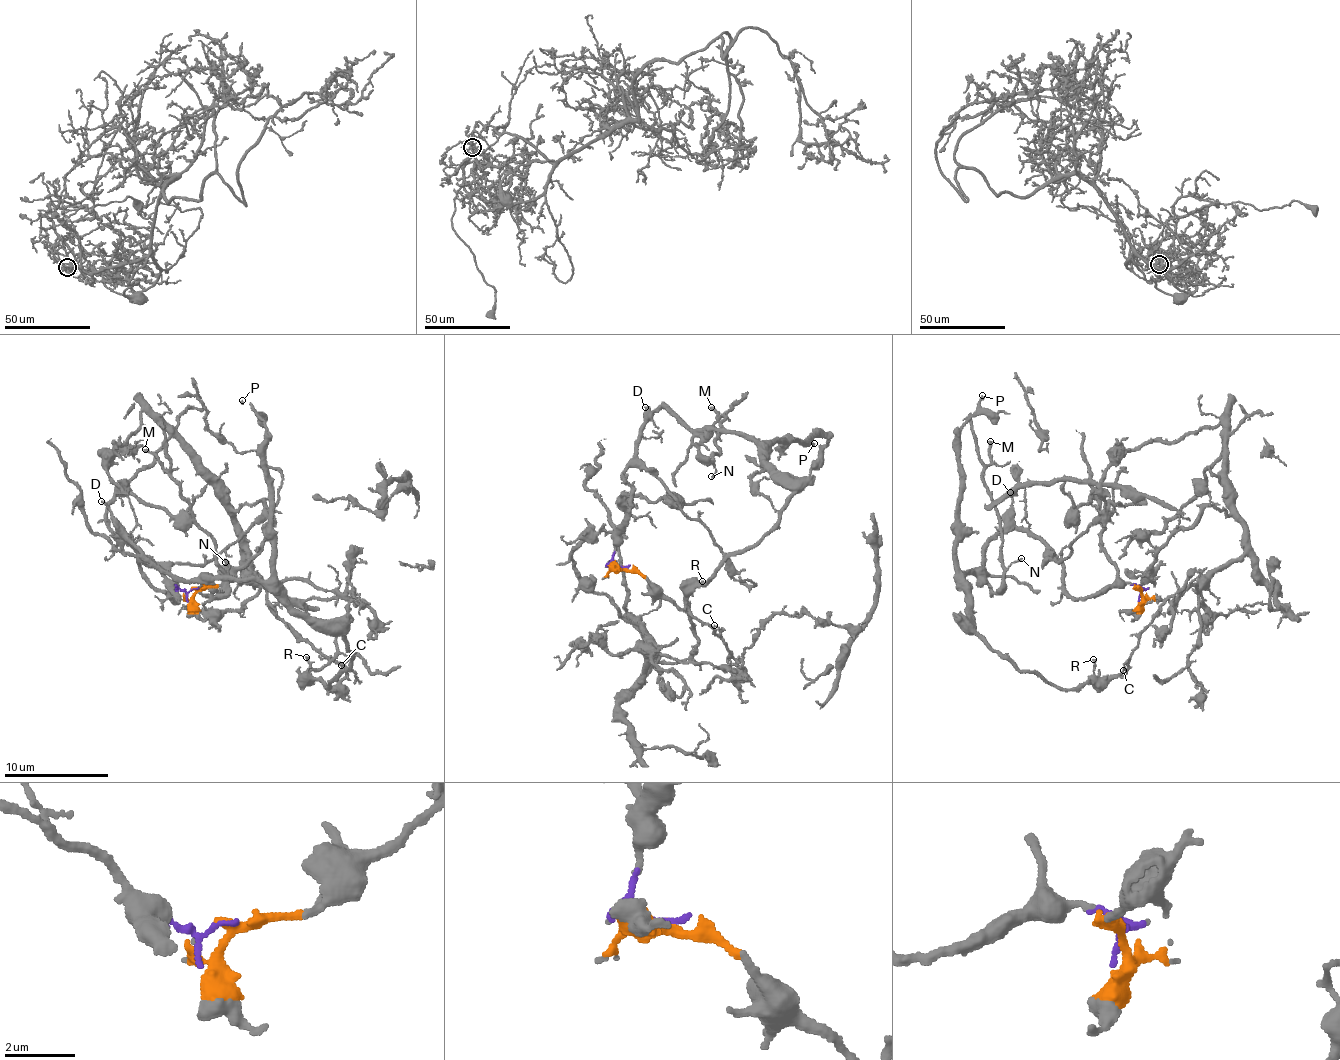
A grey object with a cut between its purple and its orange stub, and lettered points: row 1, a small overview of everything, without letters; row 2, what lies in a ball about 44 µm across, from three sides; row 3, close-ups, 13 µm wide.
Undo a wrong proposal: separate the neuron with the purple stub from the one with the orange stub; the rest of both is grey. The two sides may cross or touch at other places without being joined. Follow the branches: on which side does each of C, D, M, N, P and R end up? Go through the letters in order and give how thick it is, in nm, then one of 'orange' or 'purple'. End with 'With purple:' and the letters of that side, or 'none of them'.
C: 90 nm thick; purple
D: 130 nm thick; purple
M: 200 nm thick; purple
N: 130 nm thick; purple
P: 100 nm thick; purple
R: 180 nm thick; purple
With purple: C, D, M, N, P, R

